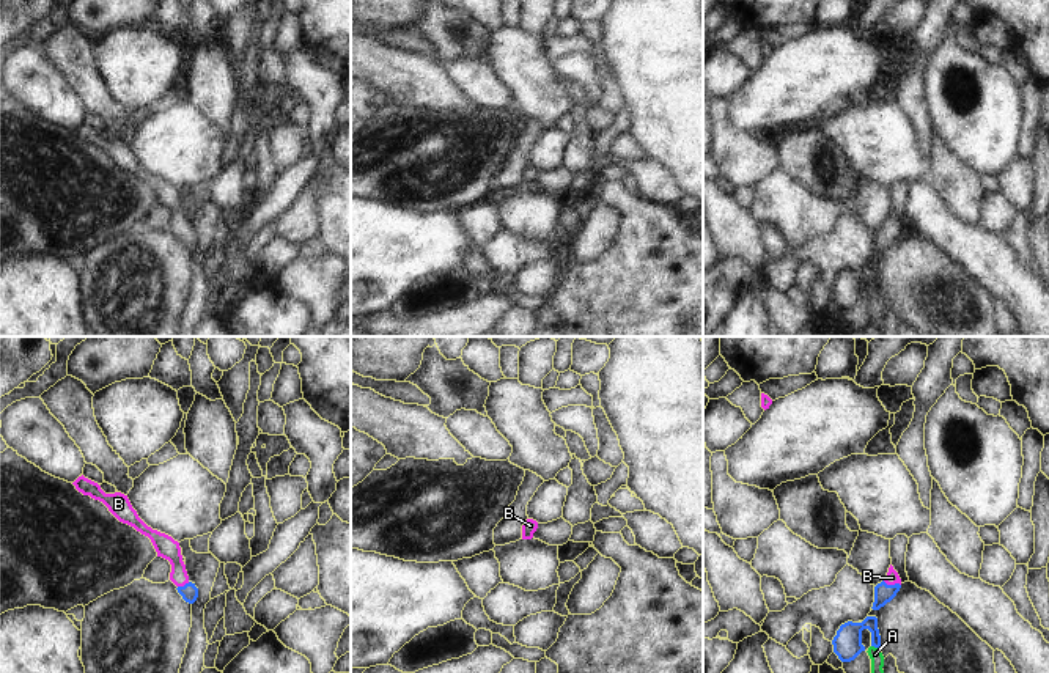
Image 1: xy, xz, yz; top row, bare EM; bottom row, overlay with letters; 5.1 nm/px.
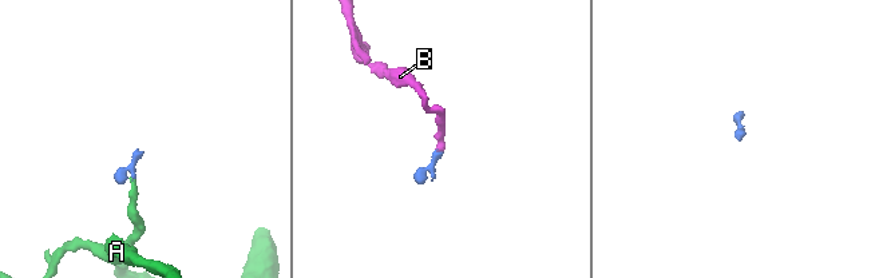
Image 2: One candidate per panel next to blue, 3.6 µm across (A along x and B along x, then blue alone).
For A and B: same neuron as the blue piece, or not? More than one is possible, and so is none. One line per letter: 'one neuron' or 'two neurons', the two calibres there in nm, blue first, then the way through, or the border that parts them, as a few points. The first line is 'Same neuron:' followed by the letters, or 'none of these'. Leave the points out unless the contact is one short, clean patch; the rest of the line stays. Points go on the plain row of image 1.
Same neuron: A, B
A: one neuron; 140 nm thick on the blue side, 70 nm on the other; runs through yz (846, 291), (868, 274), (876, 294), (875, 302)
B: one neuron; 100 nm thick on the blue side, 70 nm on the other; runs through yz (884, 241), (892, 233), (892, 225)

